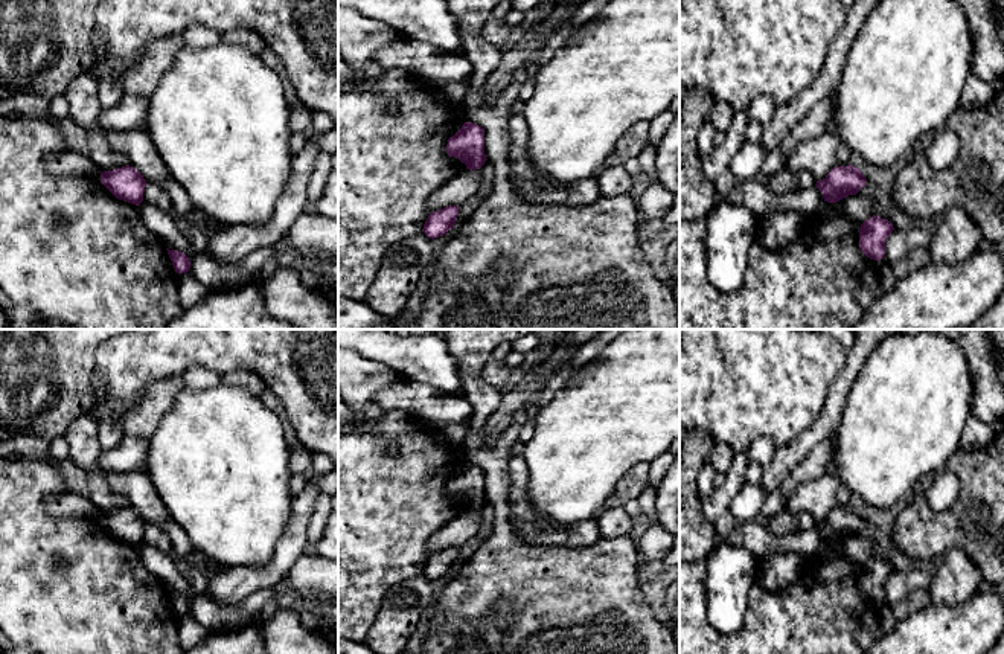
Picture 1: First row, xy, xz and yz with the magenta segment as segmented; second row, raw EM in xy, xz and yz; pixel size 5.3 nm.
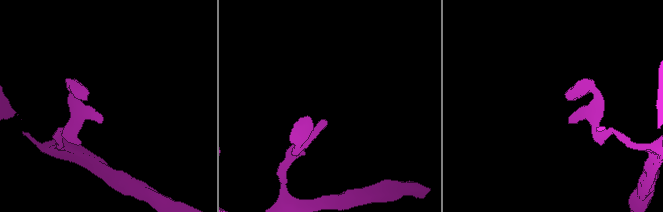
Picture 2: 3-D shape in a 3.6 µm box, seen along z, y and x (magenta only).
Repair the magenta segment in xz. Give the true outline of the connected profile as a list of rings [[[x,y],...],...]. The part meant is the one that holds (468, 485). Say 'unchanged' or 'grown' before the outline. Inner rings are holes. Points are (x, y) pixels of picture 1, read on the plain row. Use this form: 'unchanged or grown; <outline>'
unchanged; [[[465,463],[462,470],[448,480],[446,495],[457,499],[466,506],[466,511],[480,511],[486,500],[484,495],[484,473],[472,463]]]

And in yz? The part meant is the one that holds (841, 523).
unchanged; [[[849,506],[833,509],[815,527],[823,535],[824,543],[836,544],[849,537],[856,537],[865,527],[865,523],[864,515],[853,506]]]

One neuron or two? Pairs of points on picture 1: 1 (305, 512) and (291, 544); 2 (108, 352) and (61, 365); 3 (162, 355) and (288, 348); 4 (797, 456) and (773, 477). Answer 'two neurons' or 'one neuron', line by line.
1: one neuron
2: two neurons
3: one neuron
4: one neuron

